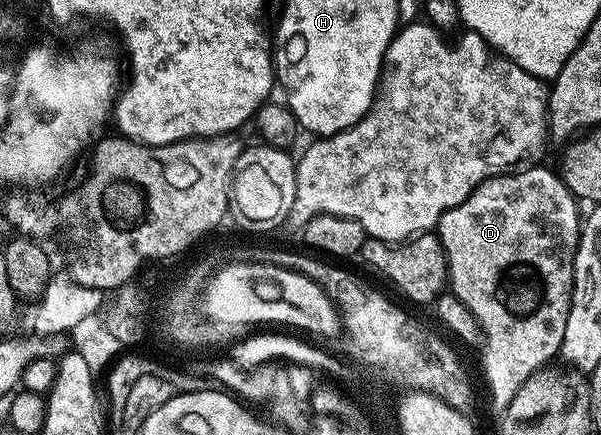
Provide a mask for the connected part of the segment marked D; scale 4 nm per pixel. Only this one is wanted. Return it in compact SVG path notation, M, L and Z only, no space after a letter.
M539 167L523 168L518 171L508 171L502 177L490 177L489 180L482 181L460 205L445 211L437 226L437 236L447 256L447 279L450 292L470 311L476 325L479 326L480 334L482 334L481 346L483 345L483 354L479 357L480 363L483 364L483 381L487 384L488 391L491 392L492 403L499 411L506 409L513 397L517 395L518 389L531 376L540 372L546 361L556 360L559 357L561 339L565 339L565 319L569 315L571 306L571 292L575 282L575 252L579 246L581 228L581 213L579 217L579 209L575 206L577 198L574 193L569 191L562 176L556 170L554 173L551 169L535 169Z

